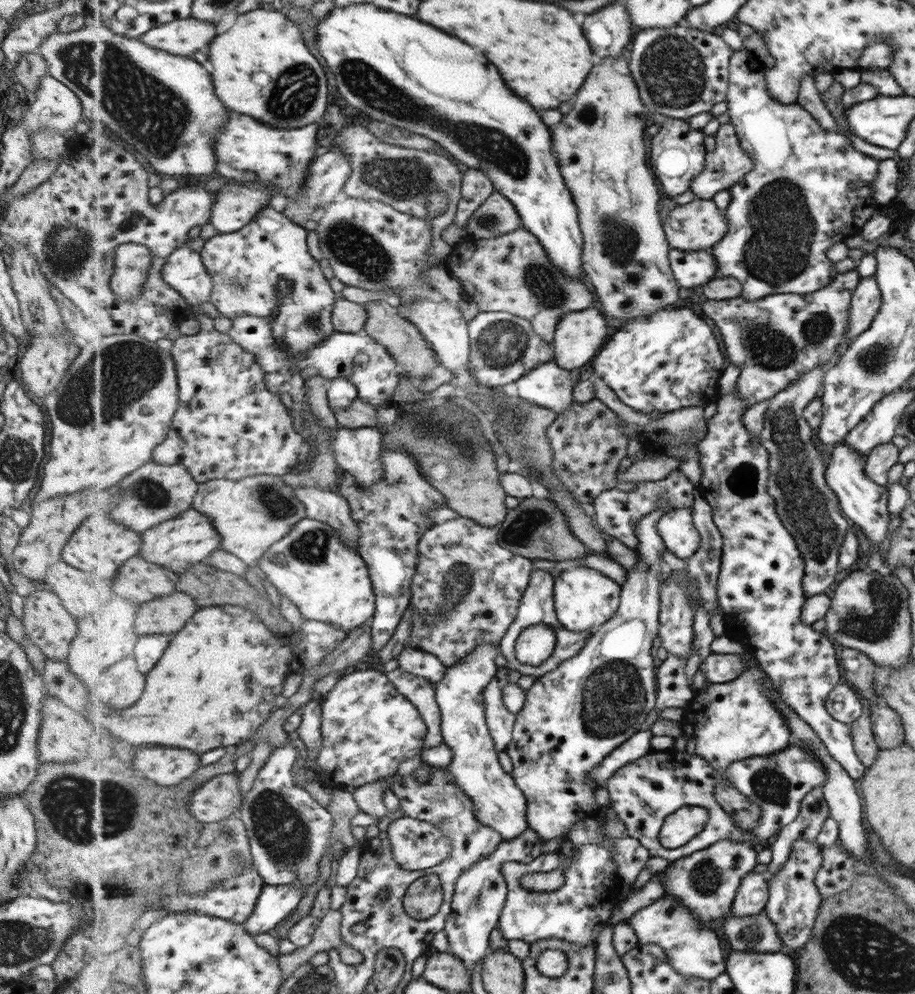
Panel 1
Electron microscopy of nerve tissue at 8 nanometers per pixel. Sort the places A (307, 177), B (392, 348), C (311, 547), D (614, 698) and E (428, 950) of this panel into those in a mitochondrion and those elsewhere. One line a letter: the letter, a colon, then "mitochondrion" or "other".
A: other
B: other
C: mitochondrion
D: mitochondrion
E: other

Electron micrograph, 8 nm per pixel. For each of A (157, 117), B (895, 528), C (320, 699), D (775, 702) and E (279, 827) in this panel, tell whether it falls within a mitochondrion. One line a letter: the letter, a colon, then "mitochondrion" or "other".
A: mitochondrion
B: other
C: other
D: other
E: mitochondrion

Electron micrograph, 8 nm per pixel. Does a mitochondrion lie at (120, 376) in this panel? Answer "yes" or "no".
yes

